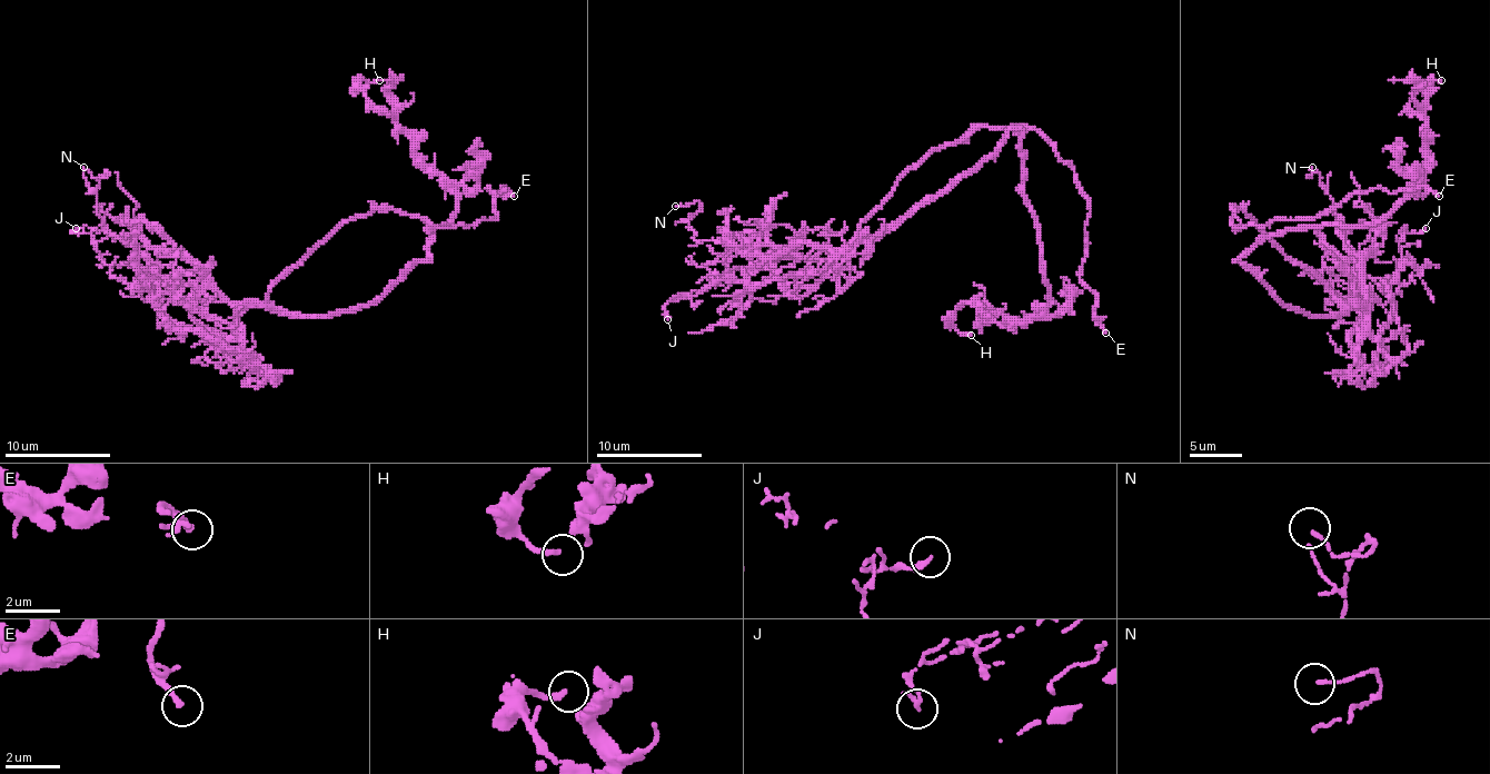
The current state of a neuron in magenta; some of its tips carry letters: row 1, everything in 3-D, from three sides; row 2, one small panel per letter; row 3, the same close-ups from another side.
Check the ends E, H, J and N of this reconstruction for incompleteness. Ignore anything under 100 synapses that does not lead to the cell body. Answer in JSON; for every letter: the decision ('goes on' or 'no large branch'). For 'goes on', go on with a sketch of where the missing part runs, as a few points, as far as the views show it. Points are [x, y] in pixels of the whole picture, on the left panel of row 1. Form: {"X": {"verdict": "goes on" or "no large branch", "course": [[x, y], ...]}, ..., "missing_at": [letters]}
{"E": {"verdict": "goes on", "course": [[514, 196], [516, 188], [487, 161], [429, 165], [403, 178], [403, 169]]}, "H": {"verdict": "no large branch"}, "J": {"verdict": "no large branch"}, "N": {"verdict": "no large branch"}, "missing_at": ["E"]}

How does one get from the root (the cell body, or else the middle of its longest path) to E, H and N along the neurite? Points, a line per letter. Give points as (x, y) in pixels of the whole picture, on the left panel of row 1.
E: (310, 315), (279, 309), (268, 291), (339, 225), (376, 209), (474, 225), (498, 215), (487, 188), (514, 196)
H: (310, 315), (379, 299), (429, 259), (429, 232), (456, 211), (456, 194), (364, 93), (364, 80), (379, 80)
N: (310, 315), (210, 288), (191, 307), (162, 294), (102, 225), (107, 172), (83, 167)

